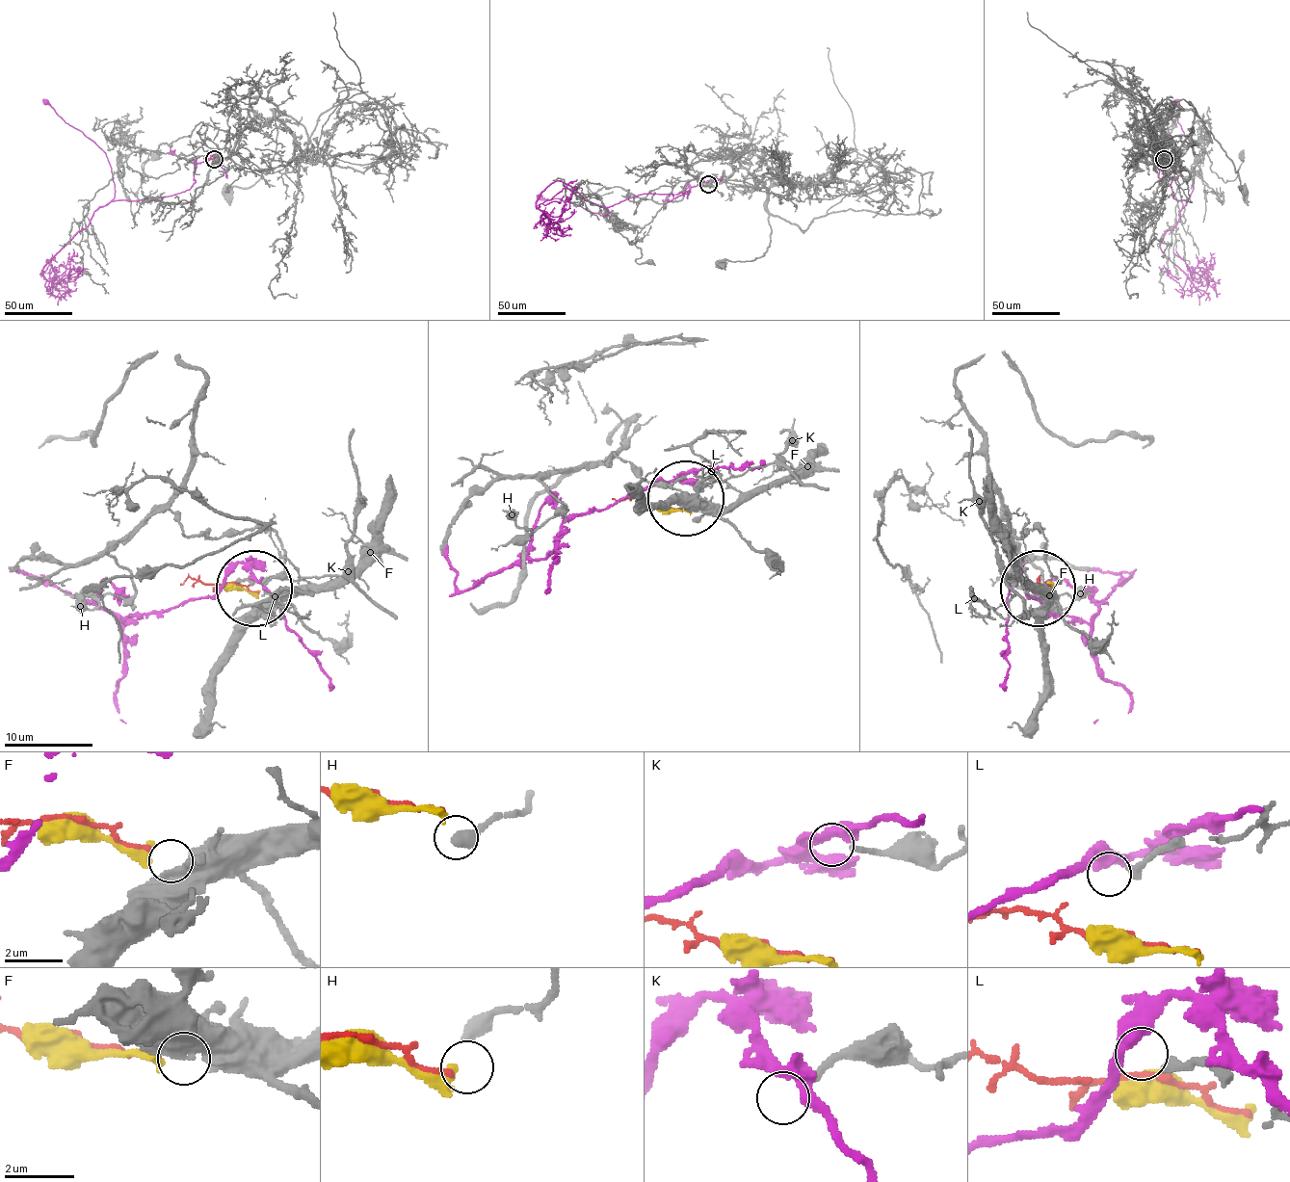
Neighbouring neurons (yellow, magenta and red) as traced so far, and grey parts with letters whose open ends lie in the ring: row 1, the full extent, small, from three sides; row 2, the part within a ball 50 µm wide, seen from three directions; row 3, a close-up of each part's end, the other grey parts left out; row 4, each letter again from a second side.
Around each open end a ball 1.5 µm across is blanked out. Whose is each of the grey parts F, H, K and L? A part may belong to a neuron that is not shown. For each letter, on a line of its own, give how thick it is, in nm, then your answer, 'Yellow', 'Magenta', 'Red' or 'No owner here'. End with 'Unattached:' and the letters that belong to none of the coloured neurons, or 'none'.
F: Thickness 480 nm. Red
H: Thickness 480 nm. Yellow
K: Thickness 180 nm. No owner here
L: Thickness 320 nm. No owner here
Unattached: K, L

